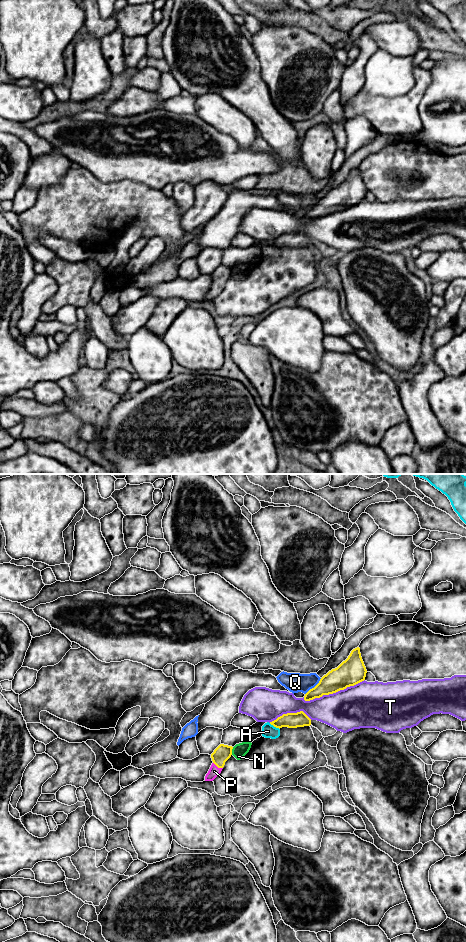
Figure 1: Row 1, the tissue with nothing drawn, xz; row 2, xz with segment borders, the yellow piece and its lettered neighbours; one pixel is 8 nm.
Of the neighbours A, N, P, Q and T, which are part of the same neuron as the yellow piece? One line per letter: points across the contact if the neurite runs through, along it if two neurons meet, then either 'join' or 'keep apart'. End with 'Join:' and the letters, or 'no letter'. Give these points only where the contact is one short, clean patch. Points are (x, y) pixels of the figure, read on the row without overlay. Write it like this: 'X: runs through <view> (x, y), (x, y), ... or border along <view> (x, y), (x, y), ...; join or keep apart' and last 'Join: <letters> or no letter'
A: keep apart
N: border along xz (233, 267), (231, 274); keep apart
P: runs through xz (222, 273), (219, 277), (218, 287), (214, 291); join
Q: keep apart
T: keep apart
Join: P

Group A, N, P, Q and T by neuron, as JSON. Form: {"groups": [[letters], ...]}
{"groups": [["A"], ["N"], ["P"], ["Q"], ["T"]]}

